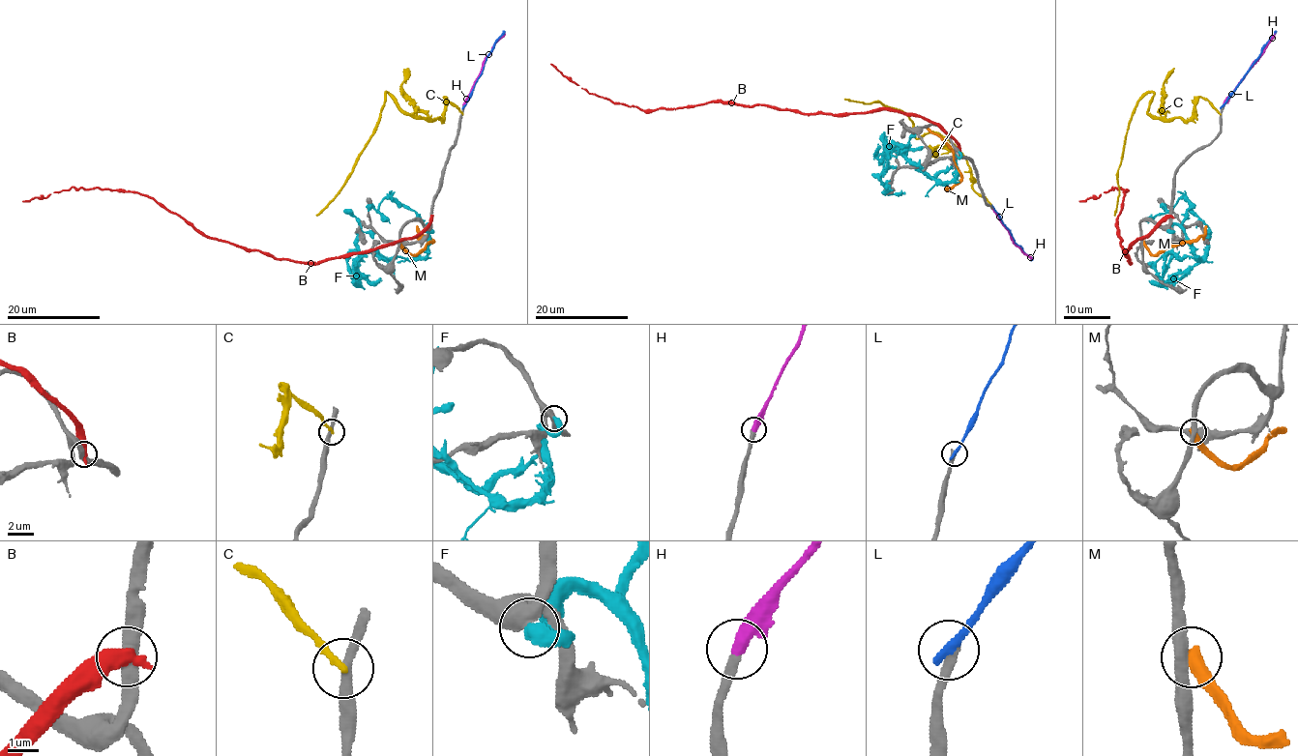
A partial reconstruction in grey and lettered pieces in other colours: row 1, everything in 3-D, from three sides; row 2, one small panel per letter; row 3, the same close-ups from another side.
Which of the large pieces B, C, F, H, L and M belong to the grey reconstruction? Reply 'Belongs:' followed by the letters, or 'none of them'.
Belongs: H

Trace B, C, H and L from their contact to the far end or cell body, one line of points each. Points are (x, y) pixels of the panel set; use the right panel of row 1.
B: (1170, 216), (1125, 251), (1131, 262), (1119, 237), (1118, 217), (1126, 190), (1112, 187), (1098, 197), (1079, 202)
C: (1220, 113), (1199, 97), (1189, 119), (1154, 118), (1148, 112), (1154, 94), (1147, 93), (1126, 134), (1114, 216)
H: (1224, 104), (1275, 33)
L: (1223, 106), (1275, 31)

